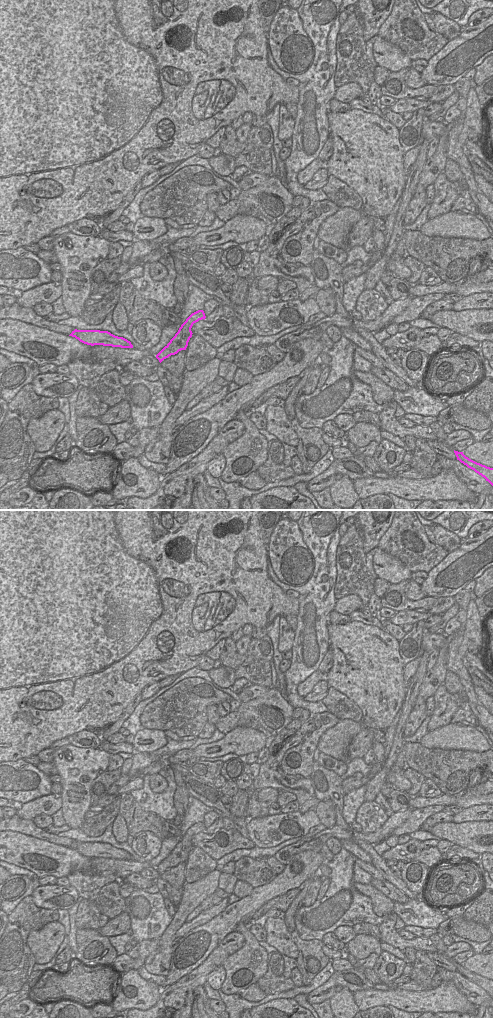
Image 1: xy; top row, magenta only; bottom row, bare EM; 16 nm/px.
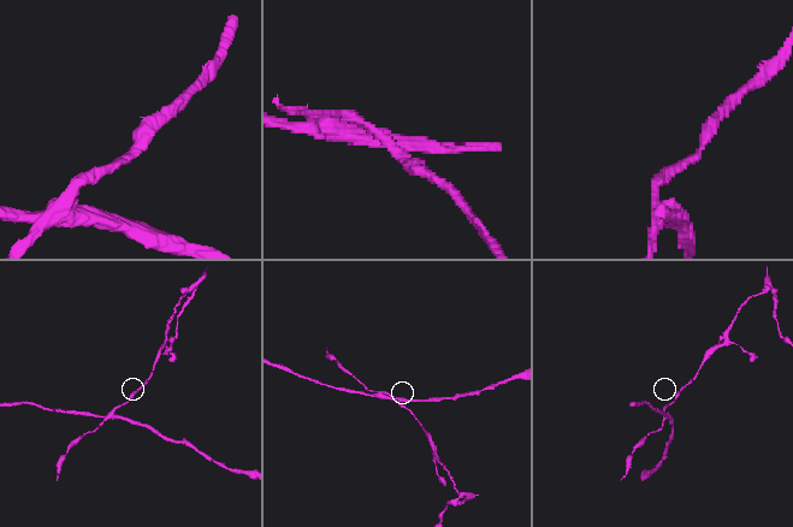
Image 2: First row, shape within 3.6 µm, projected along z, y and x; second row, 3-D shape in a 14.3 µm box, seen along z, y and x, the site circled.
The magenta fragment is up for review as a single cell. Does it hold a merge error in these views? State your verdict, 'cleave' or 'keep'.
cleave

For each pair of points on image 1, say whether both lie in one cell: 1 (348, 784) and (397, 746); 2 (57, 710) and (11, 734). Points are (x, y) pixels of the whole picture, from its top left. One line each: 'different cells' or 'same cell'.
1: different cells
2: same cell

